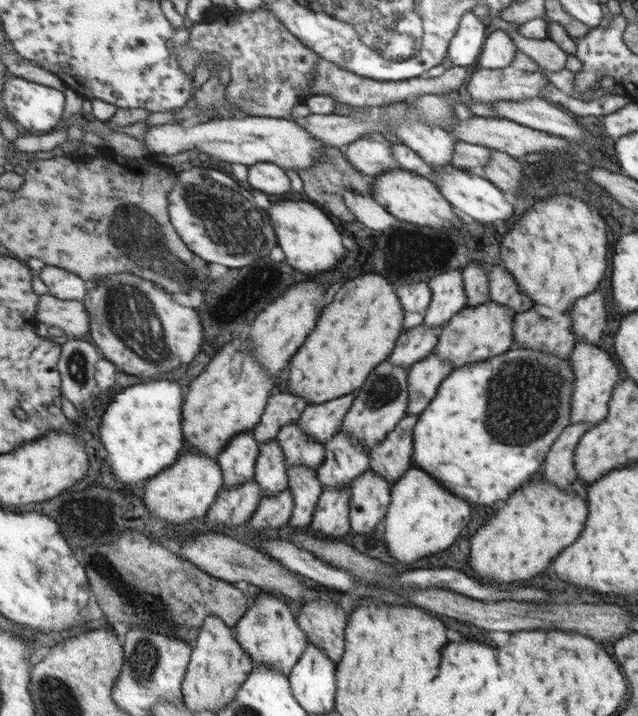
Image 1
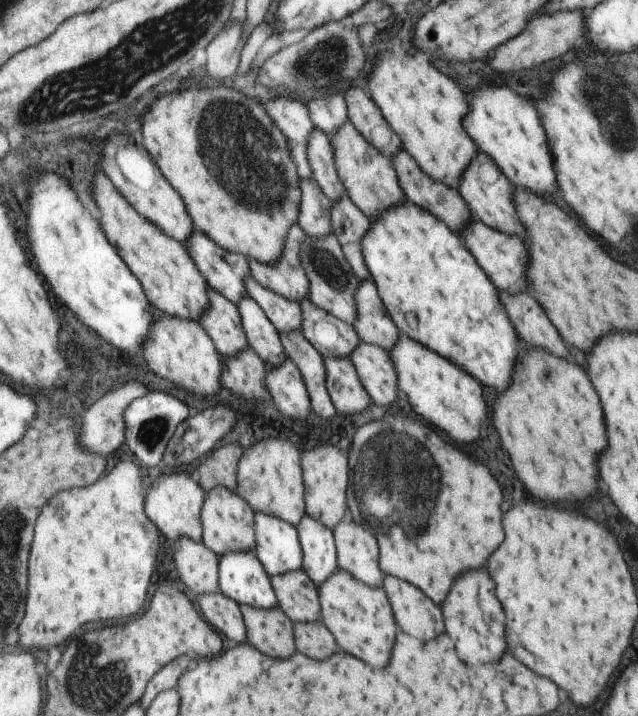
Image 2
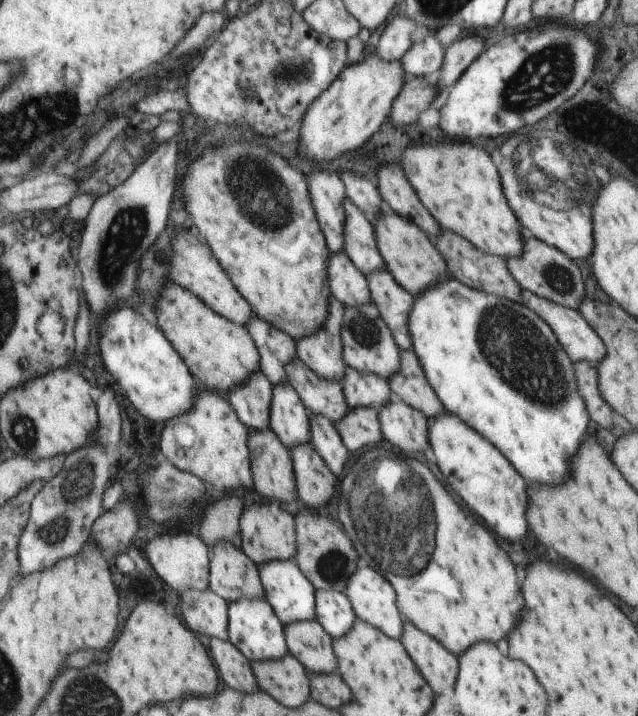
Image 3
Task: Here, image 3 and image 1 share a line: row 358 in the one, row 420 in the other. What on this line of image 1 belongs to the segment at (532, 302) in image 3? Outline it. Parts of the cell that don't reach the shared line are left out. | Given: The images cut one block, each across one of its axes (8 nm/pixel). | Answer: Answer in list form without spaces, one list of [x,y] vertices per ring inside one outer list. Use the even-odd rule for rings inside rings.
[[[586,339],[577,341],[569,358],[575,371],[575,388],[571,400],[570,424],[588,423],[590,426],[596,426],[608,414],[608,400],[610,400],[612,390],[614,390],[614,386],[618,382],[620,370],[612,362],[612,358],[610,358],[610,354],[606,350],[602,350],[598,344],[593,345]]]

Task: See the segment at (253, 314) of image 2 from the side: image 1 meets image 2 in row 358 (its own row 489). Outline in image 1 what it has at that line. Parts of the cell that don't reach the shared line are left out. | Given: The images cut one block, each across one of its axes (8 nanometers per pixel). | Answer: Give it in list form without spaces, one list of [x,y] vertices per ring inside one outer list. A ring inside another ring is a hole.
[[[278,438],[261,445],[261,455],[257,462],[257,480],[264,489],[265,496],[276,496],[290,488],[290,464],[282,443]]]

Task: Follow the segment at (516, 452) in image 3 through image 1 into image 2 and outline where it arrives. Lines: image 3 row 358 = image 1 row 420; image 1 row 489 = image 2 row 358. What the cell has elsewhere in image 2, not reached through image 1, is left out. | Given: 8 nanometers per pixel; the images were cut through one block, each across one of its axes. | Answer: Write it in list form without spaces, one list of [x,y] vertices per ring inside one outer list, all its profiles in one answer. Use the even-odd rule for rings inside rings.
[[[410,200],[408,204],[398,204],[384,210],[381,218],[372,220],[370,224],[360,242],[364,262],[400,334],[406,334],[426,348],[440,352],[440,356],[446,356],[452,360],[452,364],[460,364],[464,372],[472,372],[480,384],[492,386],[498,394],[502,394],[510,386],[516,366],[518,336],[498,298],[499,289],[492,286],[493,281],[480,268],[481,265],[463,244],[462,238],[432,212],[416,206]]]

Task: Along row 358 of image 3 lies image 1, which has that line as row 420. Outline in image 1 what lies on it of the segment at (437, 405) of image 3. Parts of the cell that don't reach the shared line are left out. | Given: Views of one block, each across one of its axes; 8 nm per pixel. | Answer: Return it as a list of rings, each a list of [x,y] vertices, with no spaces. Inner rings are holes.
[[[419,415],[404,417],[396,429],[391,430],[383,441],[380,441],[378,445],[374,445],[372,450],[369,451],[370,469],[383,476],[391,484],[394,484],[413,465],[413,432],[418,417]]]

